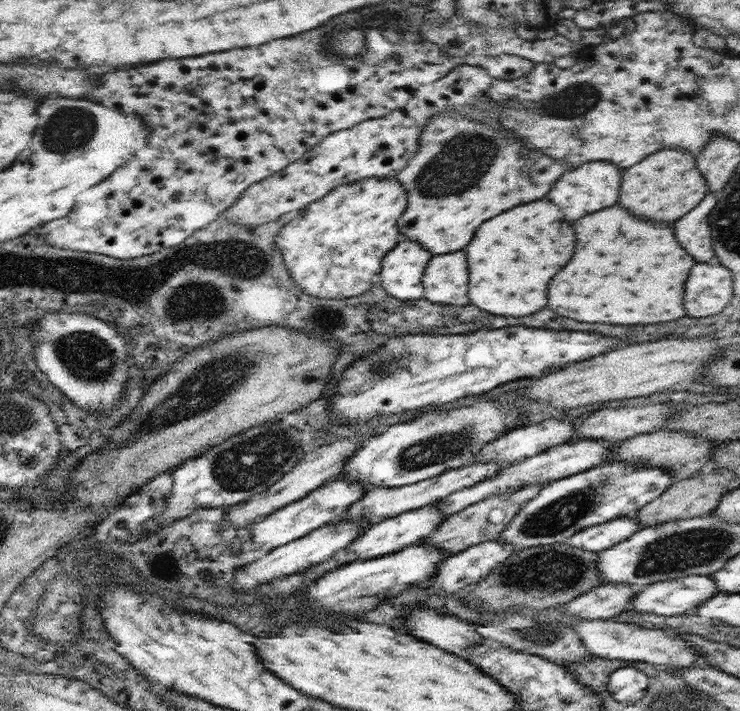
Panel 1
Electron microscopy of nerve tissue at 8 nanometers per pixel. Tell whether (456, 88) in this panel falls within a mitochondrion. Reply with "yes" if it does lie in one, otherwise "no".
no

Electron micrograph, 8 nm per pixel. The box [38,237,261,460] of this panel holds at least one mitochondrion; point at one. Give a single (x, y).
(86, 356)

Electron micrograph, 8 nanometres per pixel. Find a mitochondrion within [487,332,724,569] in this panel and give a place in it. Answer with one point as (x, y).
(558, 515)

